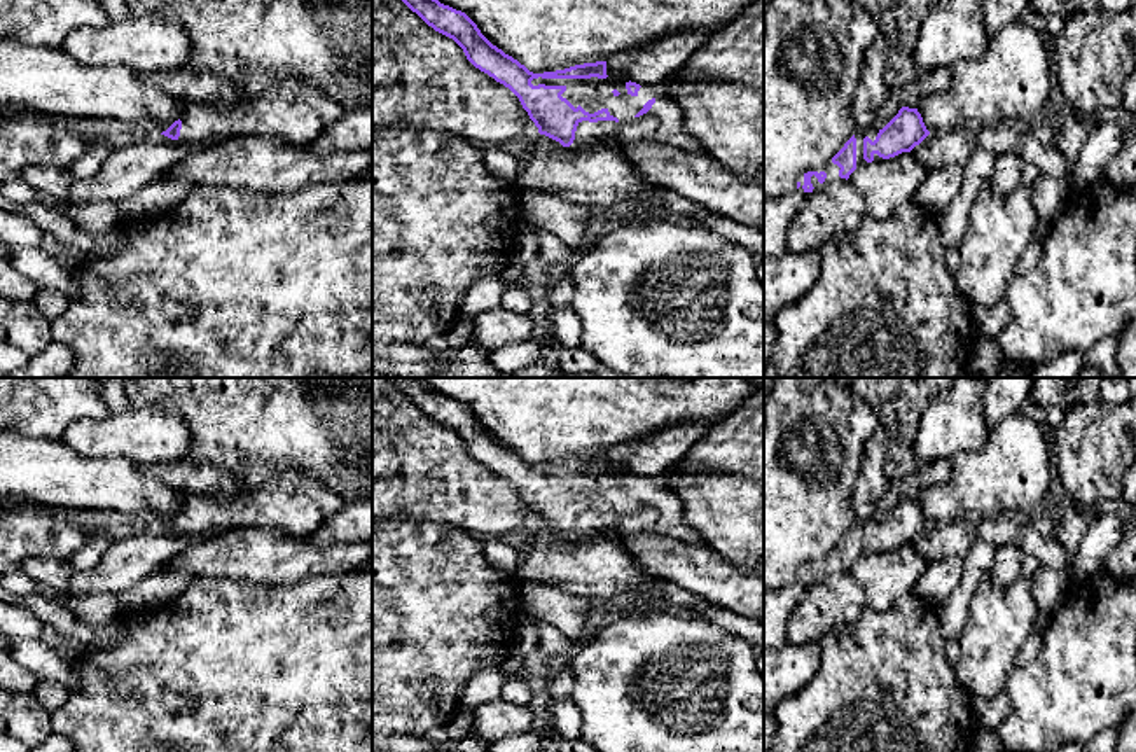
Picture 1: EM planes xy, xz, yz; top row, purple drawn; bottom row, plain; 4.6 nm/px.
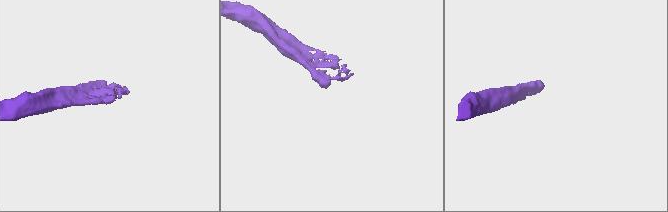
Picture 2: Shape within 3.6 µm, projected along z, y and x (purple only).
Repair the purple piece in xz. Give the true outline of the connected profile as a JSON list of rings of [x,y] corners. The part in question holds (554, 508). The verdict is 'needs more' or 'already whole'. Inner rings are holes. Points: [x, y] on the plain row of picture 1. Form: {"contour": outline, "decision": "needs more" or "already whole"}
{"contour": [[[388,378],[412,404],[435,423],[453,430],[467,451],[496,474],[509,479],[545,526],[575,544],[615,540],[619,533],[652,533],[669,537],[689,546],[704,540],[685,523],[683,502],[664,486],[661,476],[640,477],[610,463],[606,453],[575,456],[565,462],[533,465],[512,448],[493,437],[477,416],[461,402],[440,395],[423,378]]], "decision": "needs more"}

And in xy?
{"contour": [[[287,472],[236,497],[187,493],[182,509],[161,526],[194,539],[250,526],[304,539],[344,504],[336,491],[315,477]]], "decision": "needs more"}

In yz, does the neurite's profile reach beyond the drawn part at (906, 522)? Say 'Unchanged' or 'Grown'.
Grown

